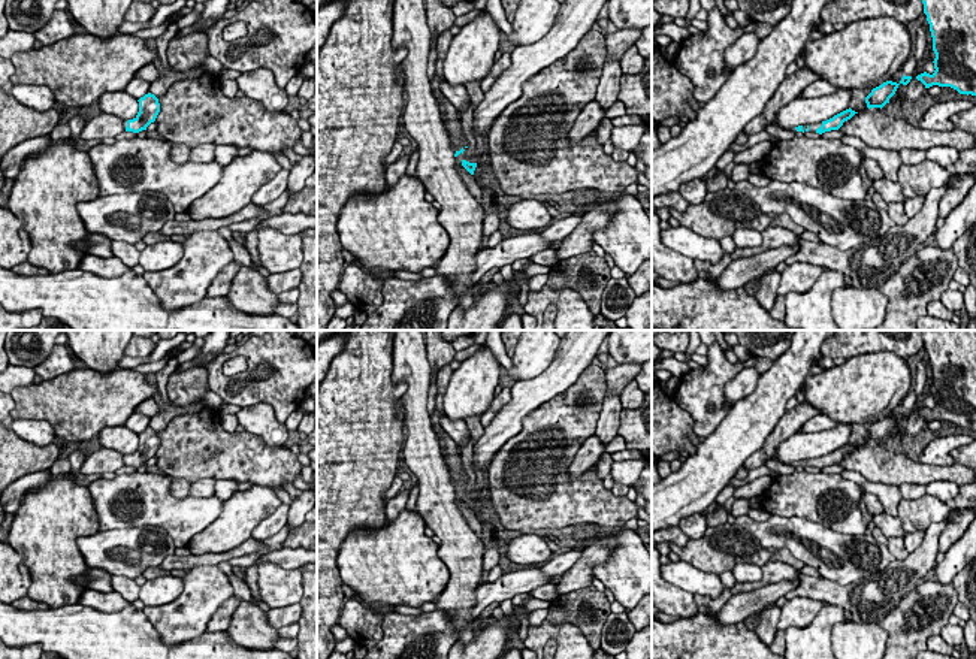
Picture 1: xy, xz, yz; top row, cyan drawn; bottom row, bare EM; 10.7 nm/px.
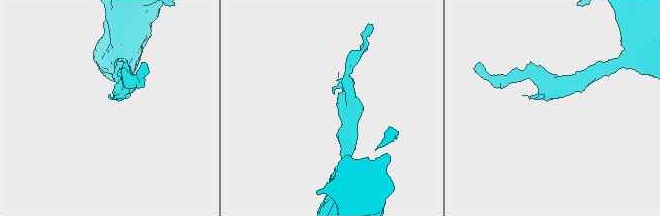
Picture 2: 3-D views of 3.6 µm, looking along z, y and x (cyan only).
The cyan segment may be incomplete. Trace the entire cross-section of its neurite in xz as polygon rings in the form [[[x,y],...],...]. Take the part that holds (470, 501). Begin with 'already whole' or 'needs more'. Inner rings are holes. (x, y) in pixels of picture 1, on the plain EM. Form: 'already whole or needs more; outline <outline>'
needs more; outline [[[433,409],[430,414],[432,427],[435,432],[441,435],[444,439],[445,448],[444,448],[444,462],[448,468],[450,481],[454,486],[454,492],[459,495],[459,498],[471,508],[474,510],[474,505],[477,502],[477,498],[469,498],[465,495],[465,483],[457,483],[453,477],[457,474],[465,474],[463,465],[462,465],[462,456],[457,453],[457,444],[448,436],[448,433],[441,427],[441,411]]]

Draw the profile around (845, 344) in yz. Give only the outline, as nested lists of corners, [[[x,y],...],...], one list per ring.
[[[836,330],[822,347],[822,356],[850,359],[861,354],[891,351],[903,359],[924,348],[921,330]]]

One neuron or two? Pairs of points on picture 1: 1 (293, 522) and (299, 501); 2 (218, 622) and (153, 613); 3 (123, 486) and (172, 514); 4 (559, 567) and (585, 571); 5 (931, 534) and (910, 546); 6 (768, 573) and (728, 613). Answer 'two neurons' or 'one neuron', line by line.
1: one neuron
2: two neurons
3: one neuron
4: two neurons
5: two neurons
6: two neurons

